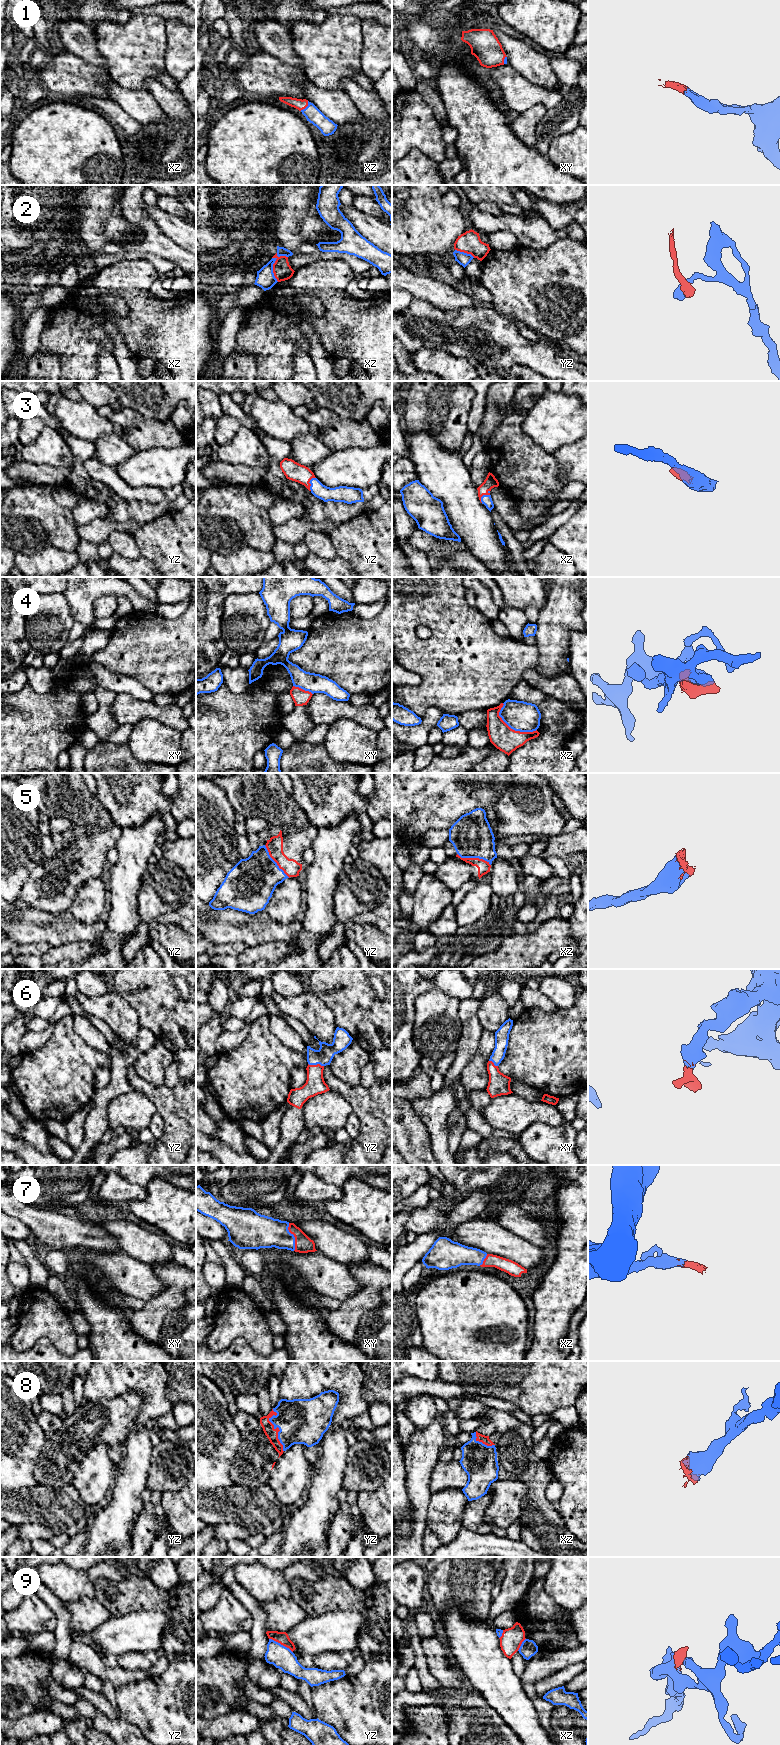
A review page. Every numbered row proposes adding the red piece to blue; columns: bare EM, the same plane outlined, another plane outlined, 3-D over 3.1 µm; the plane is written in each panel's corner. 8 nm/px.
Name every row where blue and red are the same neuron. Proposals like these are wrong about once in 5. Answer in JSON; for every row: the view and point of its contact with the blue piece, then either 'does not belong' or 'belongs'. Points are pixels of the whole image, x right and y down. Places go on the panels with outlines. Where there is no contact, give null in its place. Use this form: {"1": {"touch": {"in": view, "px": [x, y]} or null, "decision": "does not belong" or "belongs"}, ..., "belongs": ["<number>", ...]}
{"1": {"touch": {"in": "xz", "px": [306, 107]}, "decision": "belongs"}, "2": {"touch": {"in": "xz", "px": [272, 267]}, "decision": "does not belong"}, "3": {"touch": {"in": "xz", "px": [483, 495]}, "decision": "belongs"}, "4": {"touch": {"in": "xz", "px": [511, 728]}, "decision": "does not belong"}, "5": {"touch": {"in": "xz", "px": [474, 857]}, "decision": "belongs"}, "6": {"touch": {"in": "yz", "px": [316, 1064]}, "decision": "belongs"}, "7": {"touch": {"in": "xy", "px": [294, 1237]}, "decision": "belongs"}, "8": {"touch": {"in": "yz", "px": [278, 1427]}, "decision": "belongs"}, "9": {"touch": {"in": "yz", "px": [280, 1644]}, "decision": "does not belong"}, "belongs": ["1", "3", "5", "6", "7", "8"]}

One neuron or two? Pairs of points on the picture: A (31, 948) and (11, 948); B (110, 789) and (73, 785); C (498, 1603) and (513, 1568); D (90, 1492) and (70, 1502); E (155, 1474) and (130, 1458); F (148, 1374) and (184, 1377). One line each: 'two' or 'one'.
A: one
B: two
C: one
D: two
E: two
F: two

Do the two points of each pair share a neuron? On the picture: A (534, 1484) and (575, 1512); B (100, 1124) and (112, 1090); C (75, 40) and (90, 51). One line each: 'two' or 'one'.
A: two
B: one
C: one

